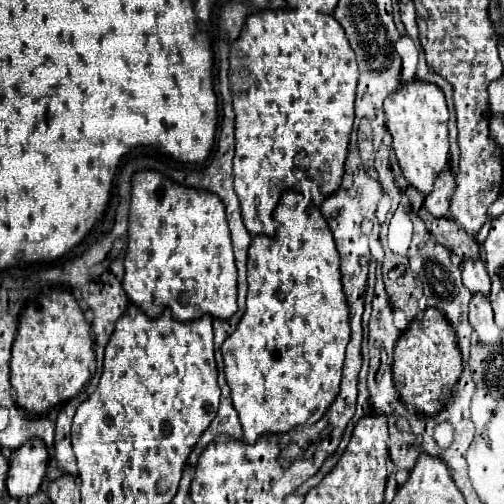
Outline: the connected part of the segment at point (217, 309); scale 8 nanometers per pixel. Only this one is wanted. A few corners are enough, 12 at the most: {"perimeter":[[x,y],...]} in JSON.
{"perimeter":[[156,170],[130,186],[122,288],[150,318],[230,318],[220,198]]}

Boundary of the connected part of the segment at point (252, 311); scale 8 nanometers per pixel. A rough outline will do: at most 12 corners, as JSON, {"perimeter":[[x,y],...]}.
{"perimeter":[[286,190],[222,358],[244,440],[322,418],[348,304],[332,230]]}

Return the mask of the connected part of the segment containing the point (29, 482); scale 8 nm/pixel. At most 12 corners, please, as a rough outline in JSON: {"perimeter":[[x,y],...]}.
{"perimeter":[[30,438],[12,452],[6,490],[22,500],[38,492],[46,444]]}

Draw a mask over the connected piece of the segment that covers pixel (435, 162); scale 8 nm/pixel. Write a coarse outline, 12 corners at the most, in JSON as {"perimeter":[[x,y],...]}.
{"perimeter":[[430,82],[384,100],[404,178],[428,194],[448,166],[448,108]]}

